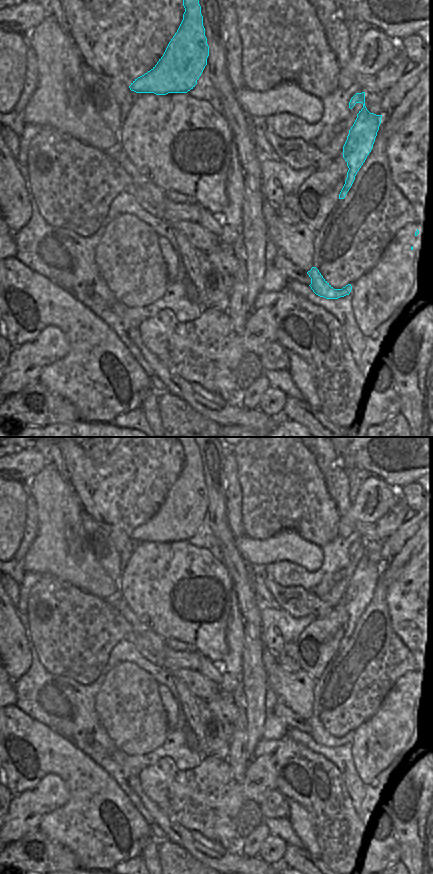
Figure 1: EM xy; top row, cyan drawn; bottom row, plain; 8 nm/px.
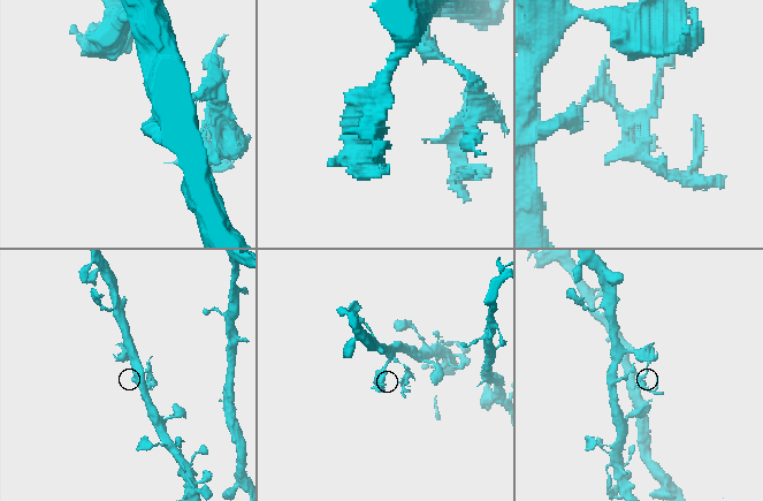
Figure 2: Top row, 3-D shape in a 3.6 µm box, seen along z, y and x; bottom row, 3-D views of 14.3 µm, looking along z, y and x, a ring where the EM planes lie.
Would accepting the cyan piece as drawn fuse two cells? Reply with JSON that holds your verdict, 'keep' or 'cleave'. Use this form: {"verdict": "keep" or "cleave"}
{"verdict": "keep"}

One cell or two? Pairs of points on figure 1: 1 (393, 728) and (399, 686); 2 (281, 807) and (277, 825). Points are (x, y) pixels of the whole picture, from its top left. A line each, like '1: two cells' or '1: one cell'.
1: one cell
2: one cell

